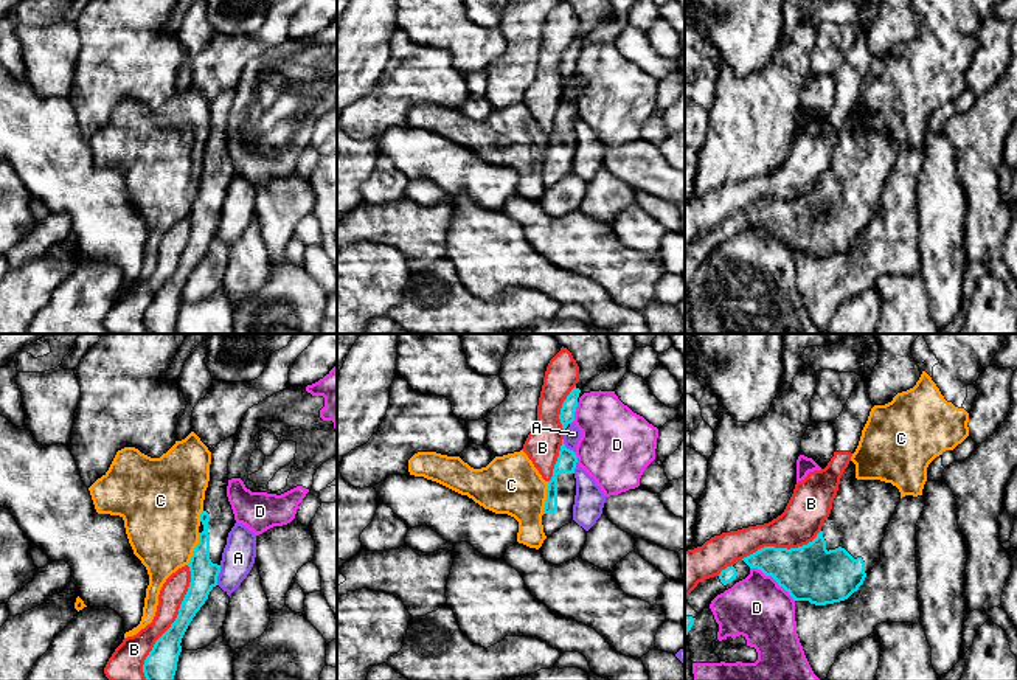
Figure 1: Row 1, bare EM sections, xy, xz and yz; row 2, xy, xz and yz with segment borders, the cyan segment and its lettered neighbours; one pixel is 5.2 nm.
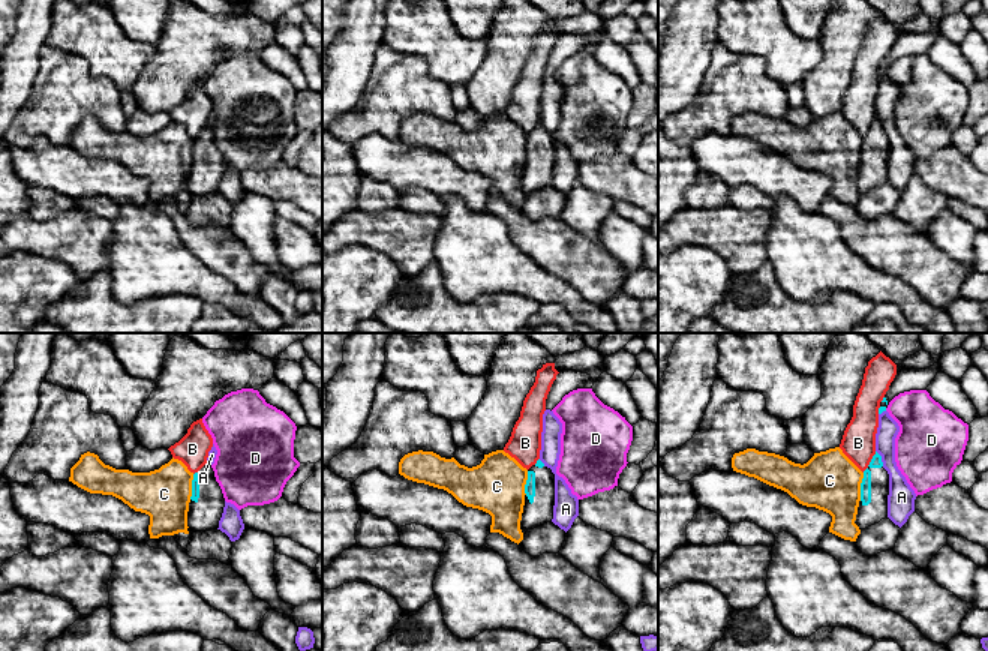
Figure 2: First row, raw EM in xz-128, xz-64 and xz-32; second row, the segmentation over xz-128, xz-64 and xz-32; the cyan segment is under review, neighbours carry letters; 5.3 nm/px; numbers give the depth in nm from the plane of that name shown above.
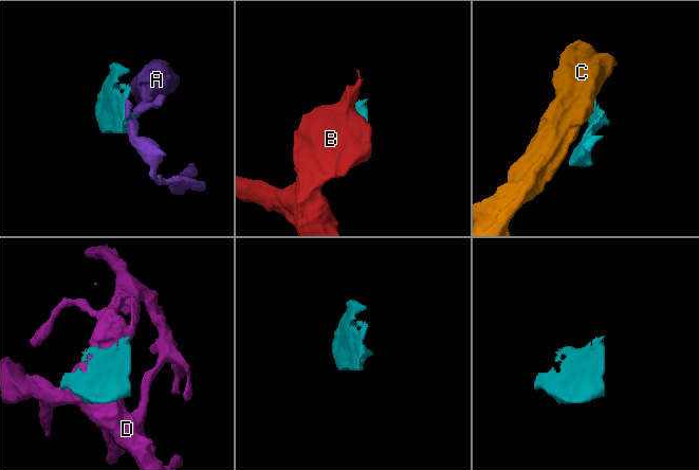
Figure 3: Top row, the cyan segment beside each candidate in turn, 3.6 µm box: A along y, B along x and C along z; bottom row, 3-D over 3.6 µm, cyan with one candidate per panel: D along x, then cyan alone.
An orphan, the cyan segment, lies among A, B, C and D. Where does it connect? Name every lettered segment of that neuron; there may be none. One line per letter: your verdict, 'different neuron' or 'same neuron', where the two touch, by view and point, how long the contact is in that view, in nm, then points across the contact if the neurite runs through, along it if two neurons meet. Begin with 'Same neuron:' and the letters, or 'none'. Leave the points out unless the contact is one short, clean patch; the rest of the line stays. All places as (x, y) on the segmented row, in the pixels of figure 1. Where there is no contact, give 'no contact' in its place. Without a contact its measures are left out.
Same neuron: none
A: different neuron; meets cyan in xy at (218, 575); contact 110 nm long
B: different neuron; meets cyan in xy at (173, 623); contact 650 nm long
C: different neuron; meets cyan in xy at (194, 548); contact 180 nm long; border along xy (199, 533), (199, 542), (187, 564)
D: different neuron; meets cyan in yz at (774, 578); contact 300 nm long

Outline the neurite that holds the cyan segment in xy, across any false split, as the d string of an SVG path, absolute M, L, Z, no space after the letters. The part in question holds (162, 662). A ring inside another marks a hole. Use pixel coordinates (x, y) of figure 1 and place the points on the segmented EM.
M234 436L220 441L211 450L210 481L200 514L199 543L188 564L191 582L175 621L155 641L144 660L143 672L146 680L174 680L182 652L182 638L196 613L208 599L210 592L217 585L222 553L228 533L236 523L227 497L228 461L234 449Z

